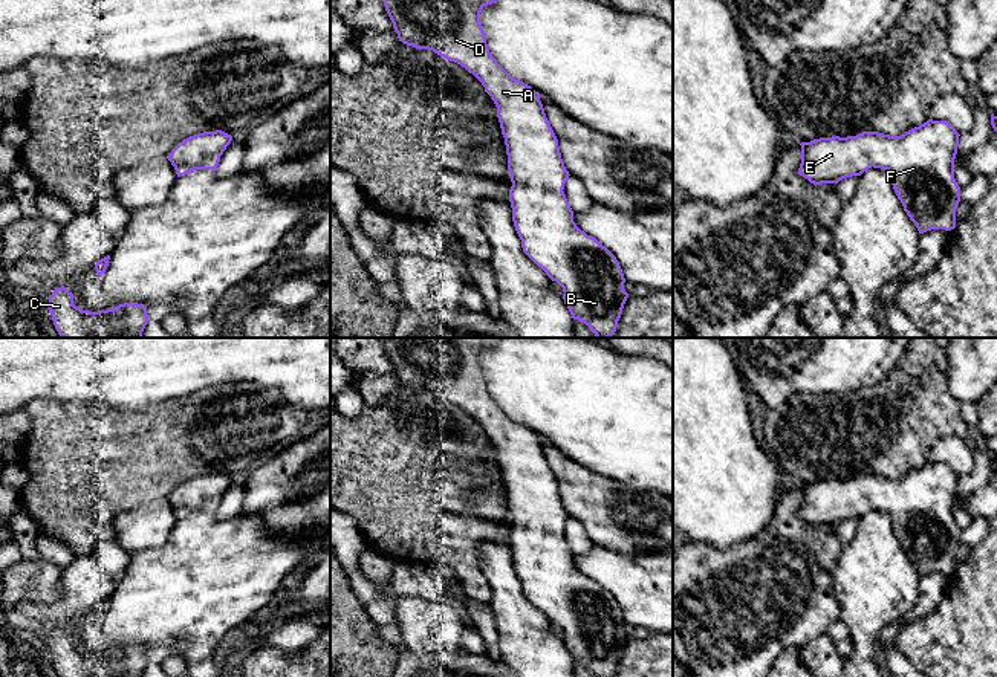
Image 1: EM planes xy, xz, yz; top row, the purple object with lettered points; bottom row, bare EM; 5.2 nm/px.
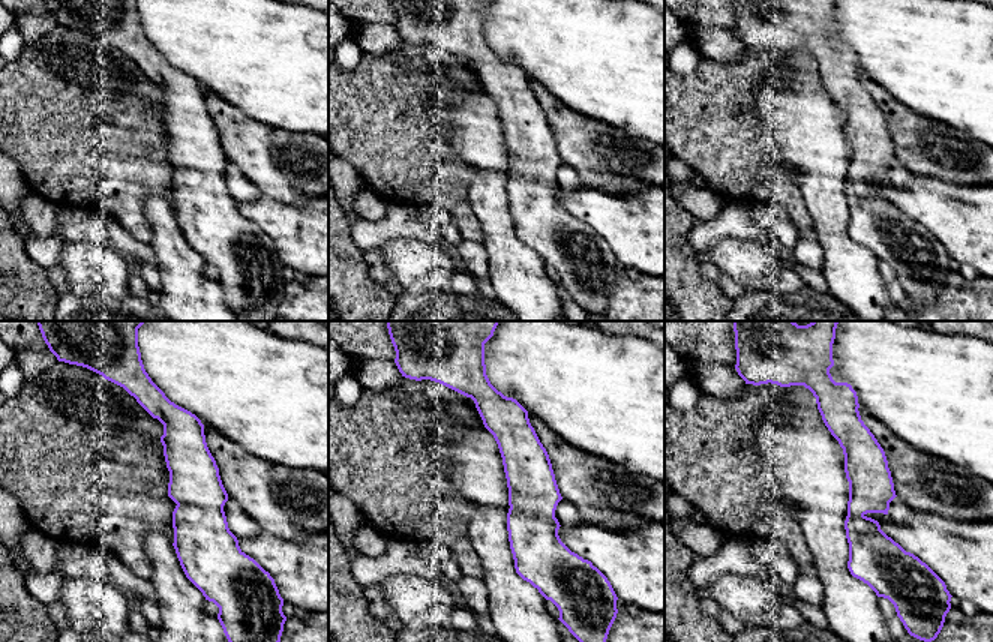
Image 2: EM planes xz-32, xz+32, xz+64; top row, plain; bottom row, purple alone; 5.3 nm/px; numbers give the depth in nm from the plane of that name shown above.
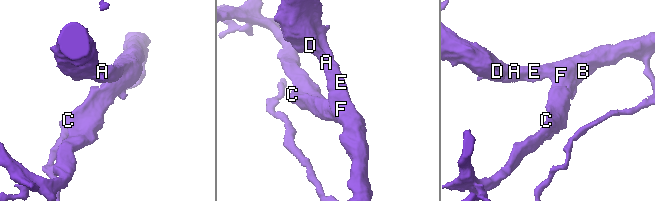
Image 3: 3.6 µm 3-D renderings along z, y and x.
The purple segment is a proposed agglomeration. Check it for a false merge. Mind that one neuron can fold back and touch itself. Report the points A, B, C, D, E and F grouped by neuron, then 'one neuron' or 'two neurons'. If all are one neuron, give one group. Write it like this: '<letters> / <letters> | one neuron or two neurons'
A B C D E F | one neuron

